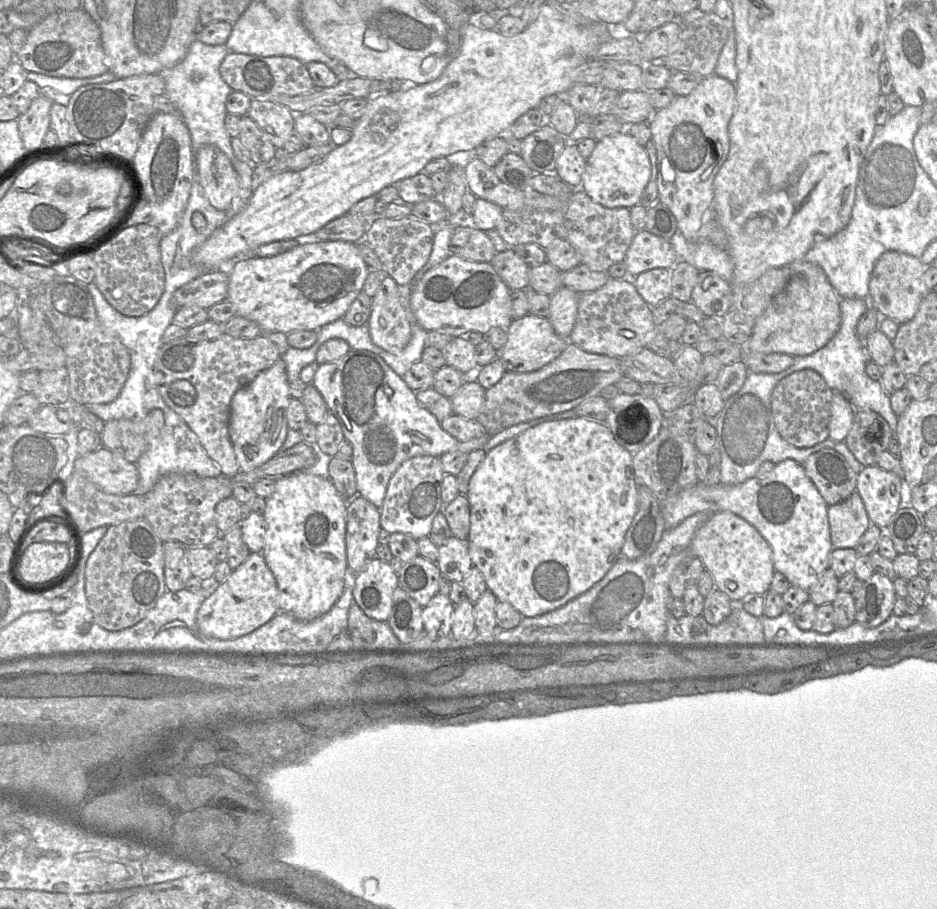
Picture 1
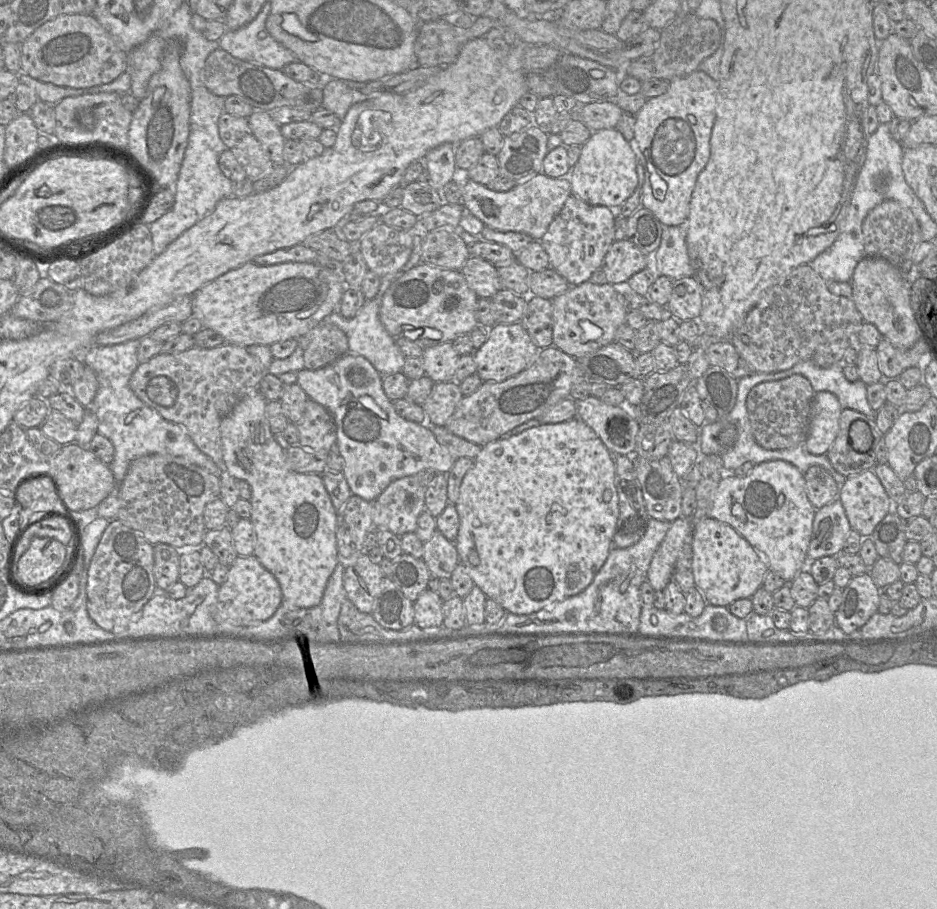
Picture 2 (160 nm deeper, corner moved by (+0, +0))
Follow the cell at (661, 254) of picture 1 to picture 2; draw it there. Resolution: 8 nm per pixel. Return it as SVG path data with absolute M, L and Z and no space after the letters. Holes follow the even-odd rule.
M628 239L614 241L600 267L607 283L612 285L627 282L633 274L644 268L646 268L646 255Z

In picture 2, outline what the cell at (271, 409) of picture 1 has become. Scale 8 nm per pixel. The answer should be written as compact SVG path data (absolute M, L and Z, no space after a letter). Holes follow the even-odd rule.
M255 389L243 396L220 423L223 459L230 476L246 481L251 489L251 521L255 531L253 554L277 580L286 600L298 608L311 608L322 599L327 581L339 562L336 543L337 512L317 473L298 473L287 465L286 451L274 439L265 416L267 400Z

